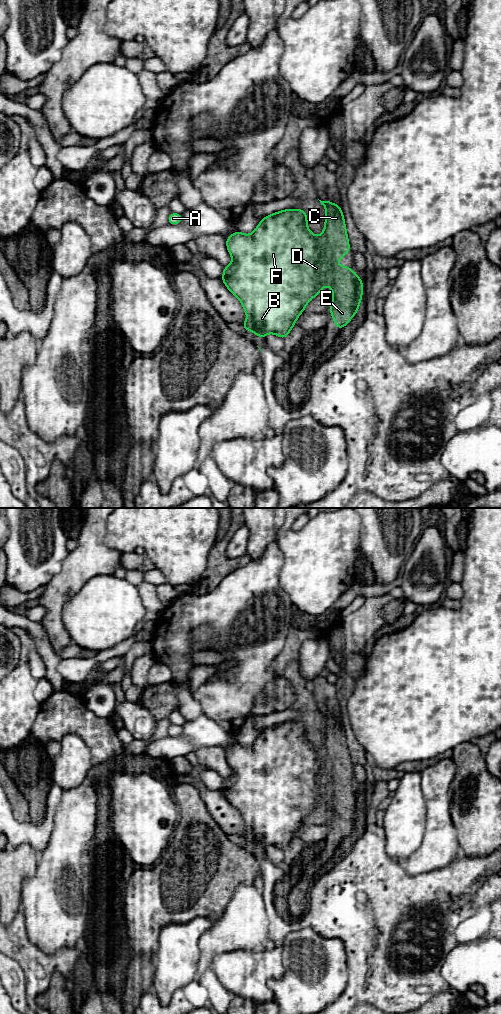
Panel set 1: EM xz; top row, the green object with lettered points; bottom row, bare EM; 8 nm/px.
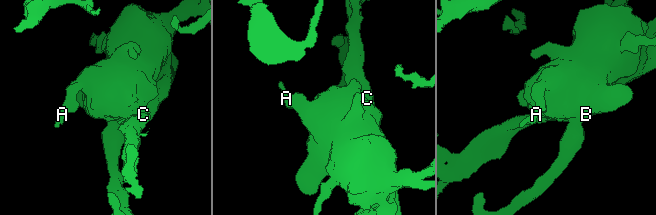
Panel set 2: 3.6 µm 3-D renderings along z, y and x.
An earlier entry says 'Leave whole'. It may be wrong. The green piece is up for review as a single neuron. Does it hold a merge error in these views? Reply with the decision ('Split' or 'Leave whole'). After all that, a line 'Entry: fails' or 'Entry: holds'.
Split
Entry: fails

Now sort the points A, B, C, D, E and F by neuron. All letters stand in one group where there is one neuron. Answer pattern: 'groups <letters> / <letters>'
groups A B D F / C E

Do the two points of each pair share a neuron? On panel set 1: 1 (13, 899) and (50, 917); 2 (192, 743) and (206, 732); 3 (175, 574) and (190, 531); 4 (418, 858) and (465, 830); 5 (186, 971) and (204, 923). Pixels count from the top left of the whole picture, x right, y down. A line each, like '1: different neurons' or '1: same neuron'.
1: different neurons
2: same neuron
3: same neuron
4: different neurons
5: same neuron

